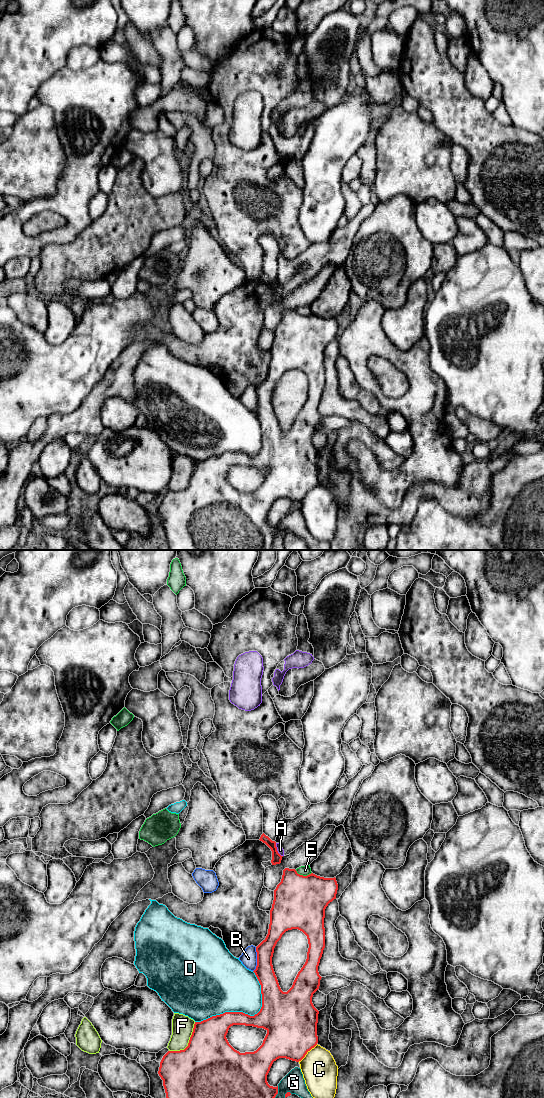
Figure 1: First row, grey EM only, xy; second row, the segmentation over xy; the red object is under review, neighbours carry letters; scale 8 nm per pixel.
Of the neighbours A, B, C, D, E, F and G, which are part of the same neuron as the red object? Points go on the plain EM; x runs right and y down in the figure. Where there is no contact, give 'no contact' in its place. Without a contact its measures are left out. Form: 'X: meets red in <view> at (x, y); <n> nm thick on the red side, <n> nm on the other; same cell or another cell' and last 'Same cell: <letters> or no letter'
A: meets red in xy at (276, 290); 80 nm thick on the red side, 50 nm on the other; another cell
B: meets red in xy at (257, 399); 150 nm thick on the red side, 130 nm on the other; another cell
C: meets red in xy at (307, 491); 400 nm thick on the red side, 280 nm on the other; another cell
D: meets red in xy at (245, 454); 280 nm thick on the red side, 400 nm on the other; another cell
E: meets red in xy at (302, 315); 420 nm thick on the red side, 80 nm on the other; another cell
F: meets red in xy at (188, 483); 480 nm thick on the red side, 180 nm on the other; another cell
G: meets red in xy at (274, 537); 460 nm thick on the red side, 170 nm on the other; another cell
Same cell: no letter

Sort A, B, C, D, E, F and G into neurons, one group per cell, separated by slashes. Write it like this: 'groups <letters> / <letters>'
groups A / B / C / D / E / F / G

